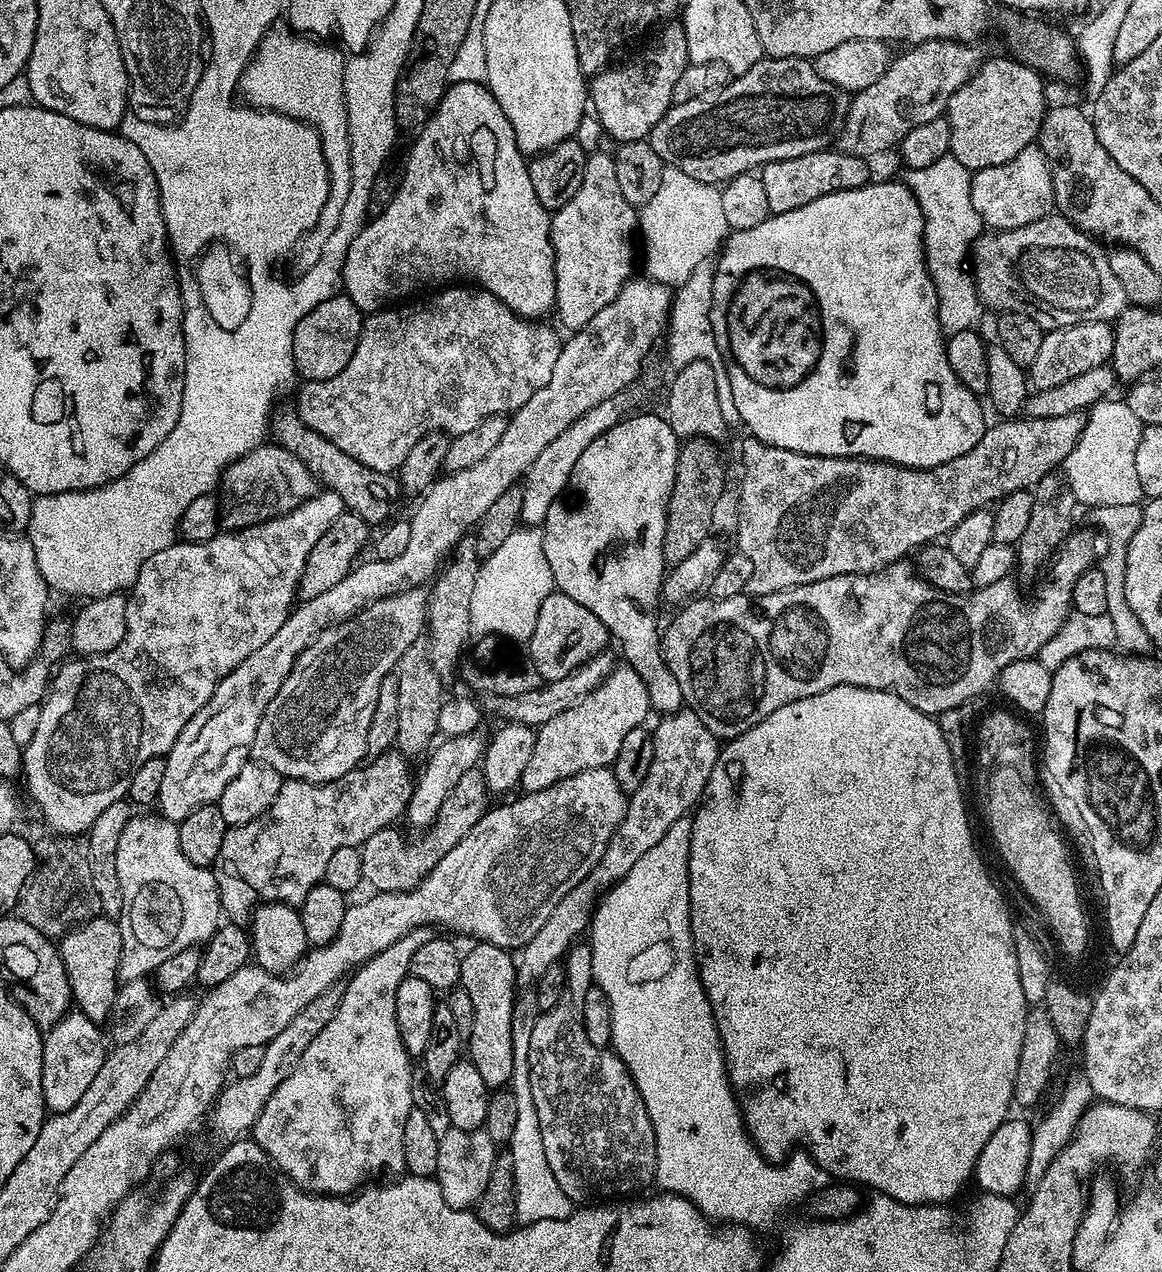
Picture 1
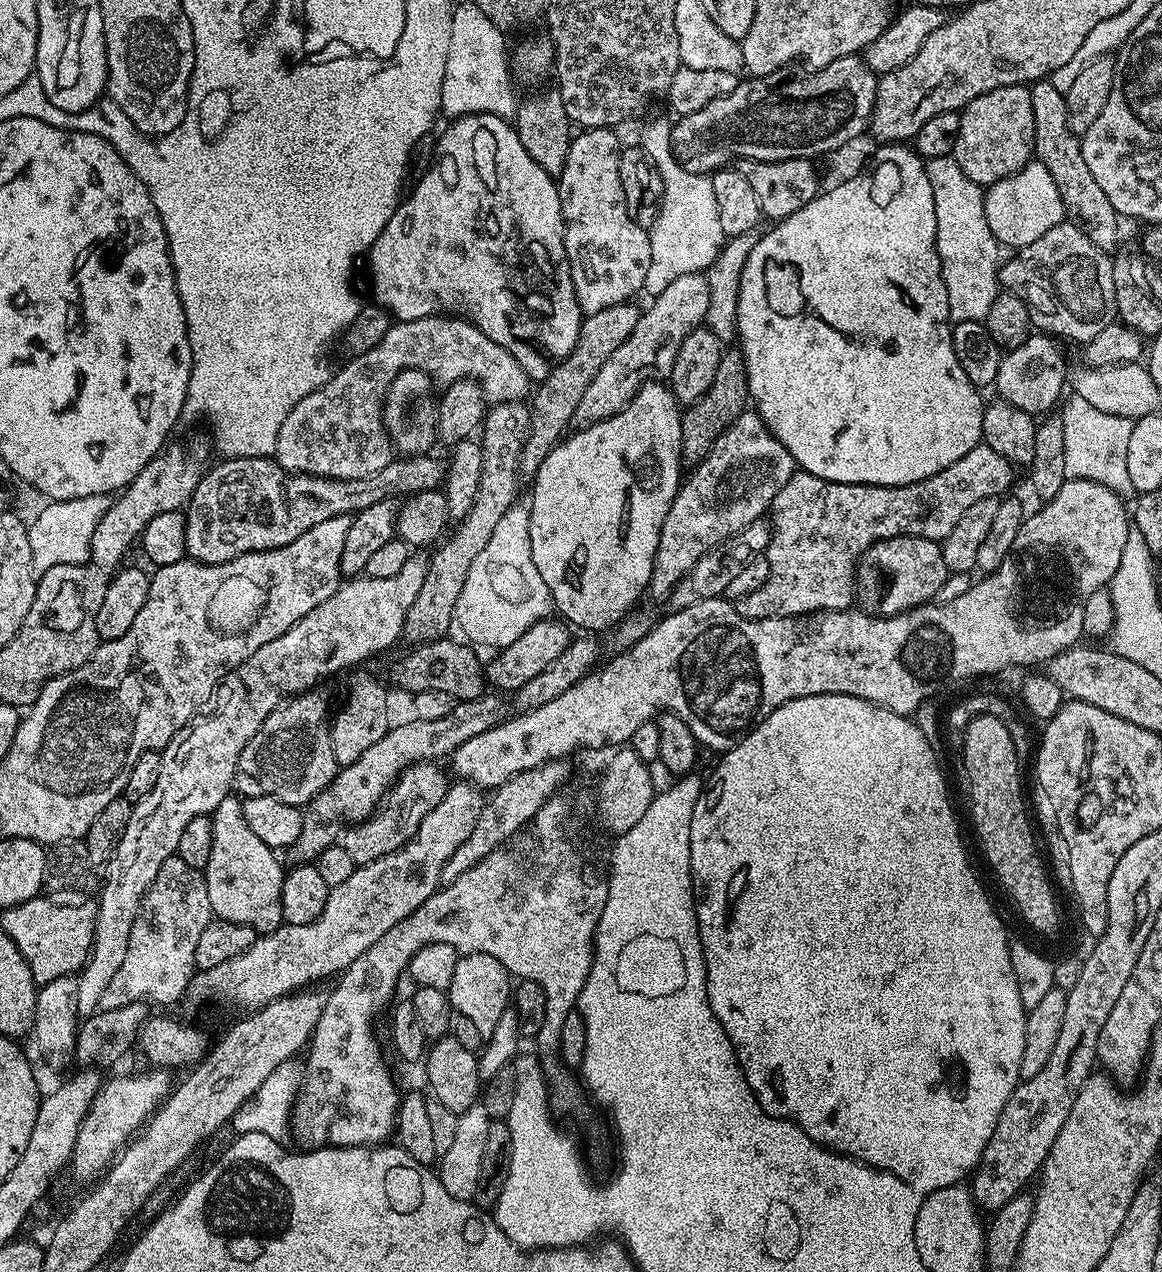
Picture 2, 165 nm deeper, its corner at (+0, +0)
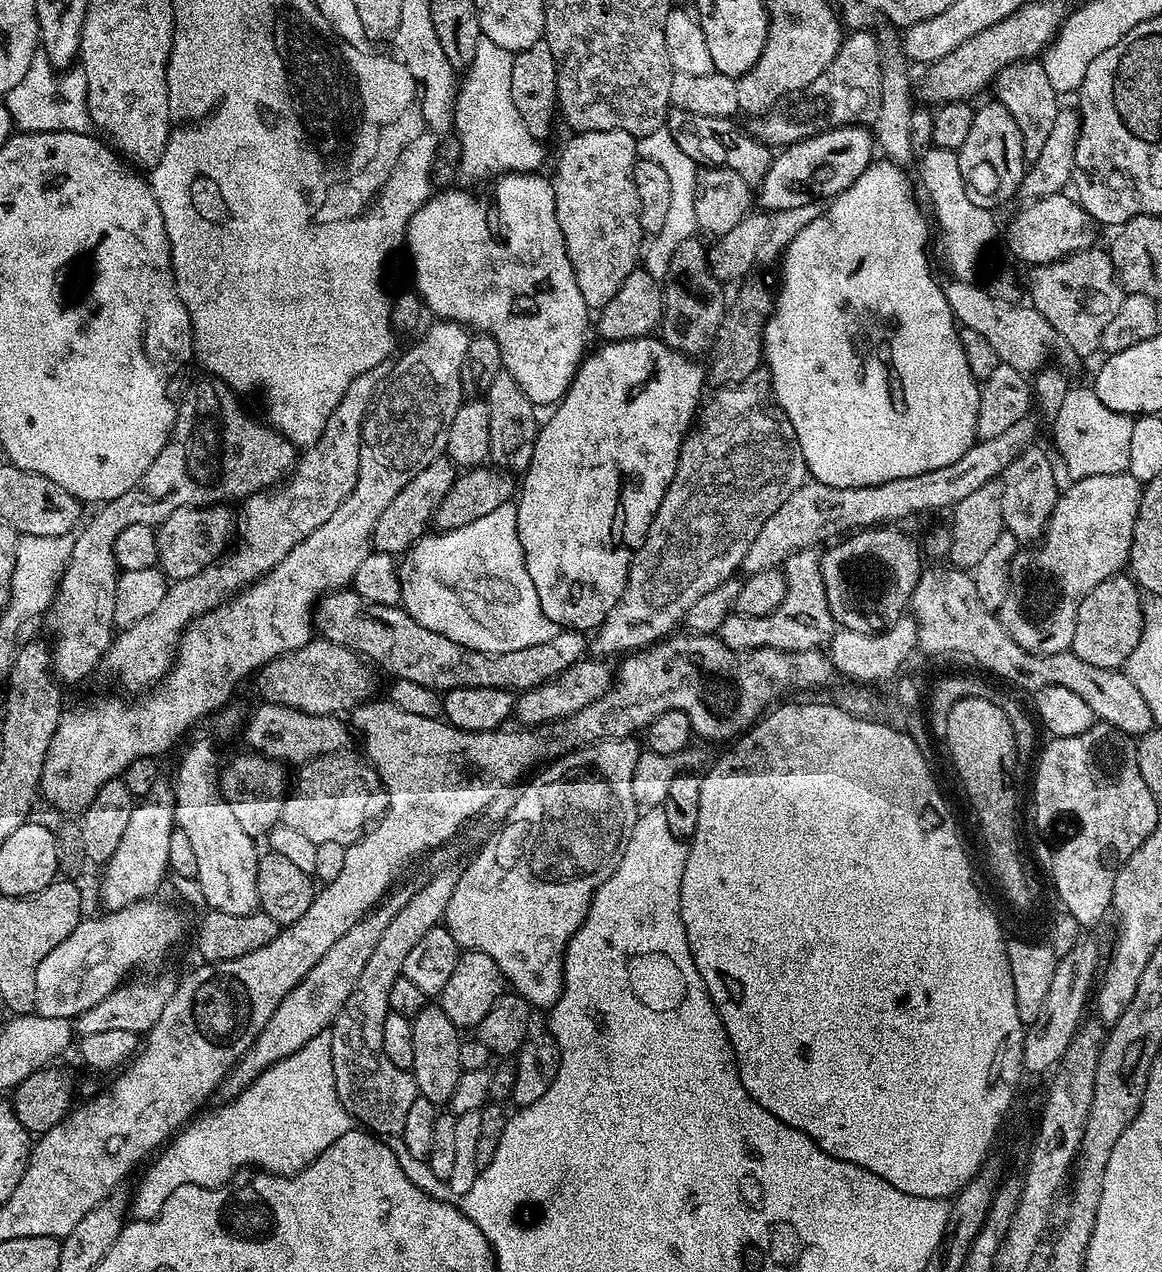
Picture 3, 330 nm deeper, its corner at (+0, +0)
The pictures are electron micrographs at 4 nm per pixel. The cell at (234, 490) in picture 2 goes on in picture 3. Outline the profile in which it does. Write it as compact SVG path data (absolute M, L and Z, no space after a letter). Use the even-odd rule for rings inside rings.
M210 504L202 508L179 508L156 528L158 565L169 581L185 580L204 568L215 564L234 540L234 512L224 504ZM232 540L232 541L231 541ZM230 543L228 546L227 544ZM225 547L225 548L224 548Z

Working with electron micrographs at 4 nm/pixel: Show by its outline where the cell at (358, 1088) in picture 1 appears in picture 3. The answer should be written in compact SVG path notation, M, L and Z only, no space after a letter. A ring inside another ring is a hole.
M632 738L597 740L595 744L569 751L561 760L553 759L544 766L549 768L541 767L513 802L504 825L465 868L459 869L460 877L450 906L446 906L443 927L450 930L461 949L490 954L498 962L511 991L533 1009L548 1010L560 1000L564 989L564 951L572 935L584 925L598 886L618 870L618 862L622 862L634 834L638 819L634 770L642 751L641 745L634 741Z

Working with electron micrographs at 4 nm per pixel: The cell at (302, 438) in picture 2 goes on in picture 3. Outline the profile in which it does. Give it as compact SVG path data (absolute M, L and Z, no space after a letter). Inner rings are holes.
M378 367L366 374L358 374L358 378L350 382L342 402L338 402L330 414L326 430L322 430L318 442L299 453L286 483L280 486L285 488L277 487L247 497L245 504L248 505L244 513L238 516L236 552L229 551L215 564L190 578L169 583L166 598L162 598L162 603L155 608L154 614L150 614L150 618L142 618L142 622L134 622L134 626L115 633L112 645L104 655L102 668L116 676L117 682L126 691L132 692L128 694L143 693L167 674L172 661L176 659L176 649L180 647L180 633L189 622L206 614L211 608L218 607L252 581L274 570L274 566L278 566L278 562L282 562L282 558L286 558L286 554L290 554L298 542L310 538L310 534L318 530L322 522L327 522L330 514L334 514L342 502L346 502L350 490L354 490L358 482L364 416L372 404L376 385L384 379L384 374L385 369Z

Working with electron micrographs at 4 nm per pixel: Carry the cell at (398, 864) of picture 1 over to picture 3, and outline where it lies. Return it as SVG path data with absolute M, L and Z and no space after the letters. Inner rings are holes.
M348 755L315 756L294 776L294 787L287 793L284 802L282 823L306 834L310 842L338 842L345 846L352 844L364 835L369 825L388 806L388 794L375 768L359 755Z

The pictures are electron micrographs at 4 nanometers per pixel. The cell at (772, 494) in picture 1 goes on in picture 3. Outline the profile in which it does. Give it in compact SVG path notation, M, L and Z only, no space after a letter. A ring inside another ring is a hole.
M815 547L803 548L786 557L782 565L786 578L786 598L782 598L782 606L778 606L778 610L768 616L728 615L718 633L721 642L736 652L753 648L801 652L827 645L838 625L826 602L826 586L822 582L820 569L821 559L821 553Z

